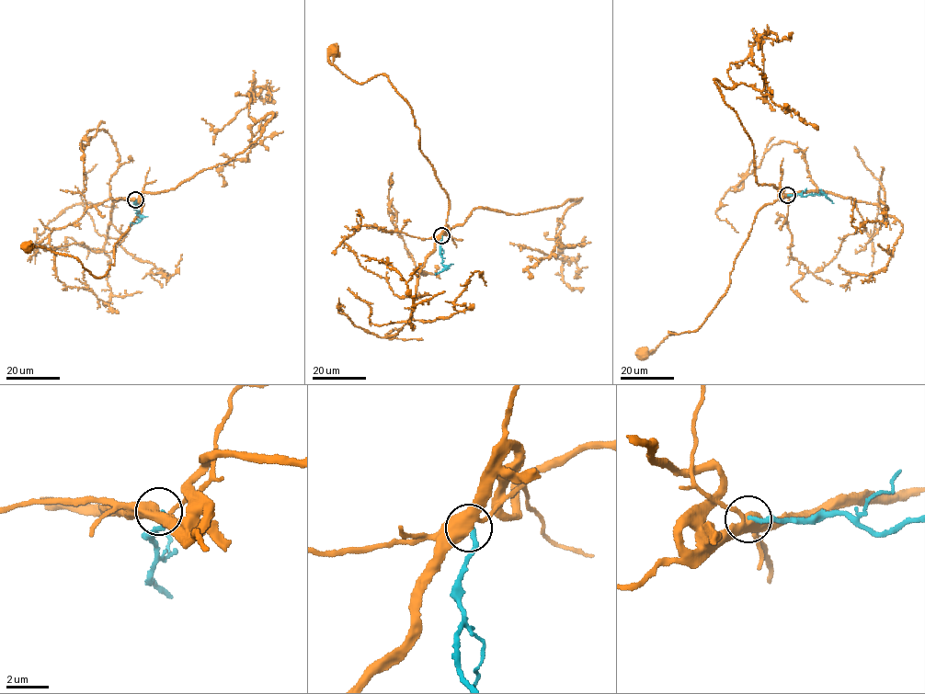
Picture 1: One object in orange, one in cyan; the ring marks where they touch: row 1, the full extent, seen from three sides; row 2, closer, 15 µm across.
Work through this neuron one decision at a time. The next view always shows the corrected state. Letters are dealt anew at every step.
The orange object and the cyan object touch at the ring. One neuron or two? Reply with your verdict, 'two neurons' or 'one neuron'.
two neurons

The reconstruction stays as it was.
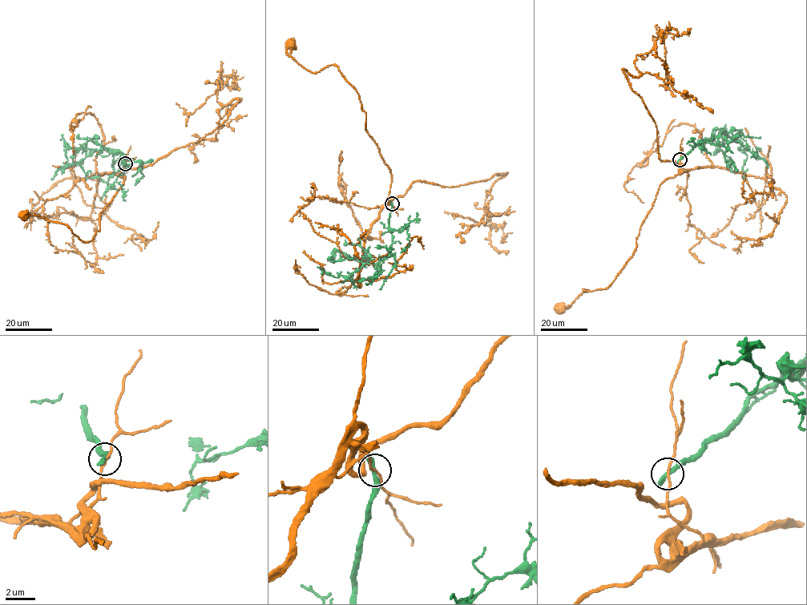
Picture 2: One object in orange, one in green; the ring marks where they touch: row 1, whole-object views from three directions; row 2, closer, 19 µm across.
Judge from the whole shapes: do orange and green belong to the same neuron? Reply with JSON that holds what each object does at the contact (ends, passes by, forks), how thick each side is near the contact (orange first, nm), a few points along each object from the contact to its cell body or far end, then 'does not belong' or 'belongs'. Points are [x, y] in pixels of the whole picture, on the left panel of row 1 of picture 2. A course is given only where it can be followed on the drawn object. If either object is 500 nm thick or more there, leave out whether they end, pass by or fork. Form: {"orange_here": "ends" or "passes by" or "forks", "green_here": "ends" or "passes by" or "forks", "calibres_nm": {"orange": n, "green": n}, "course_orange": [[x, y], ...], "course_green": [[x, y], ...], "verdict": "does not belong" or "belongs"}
{"orange_here": "passes by", "green_here": "ends", "calibres_nm": {"orange": 170, "green": 400}, "course_orange": [[125, 163], [123, 185], [99, 214], [99, 230], [93, 239], [81, 239], [66, 225], [20, 213], [23, 215]], "course_green": [[125, 163], [122, 155], [125, 157], [120, 152], [83, 150], [65, 145], [66, 162], [79, 165], [86, 175]], "verdict": "does not belong"}

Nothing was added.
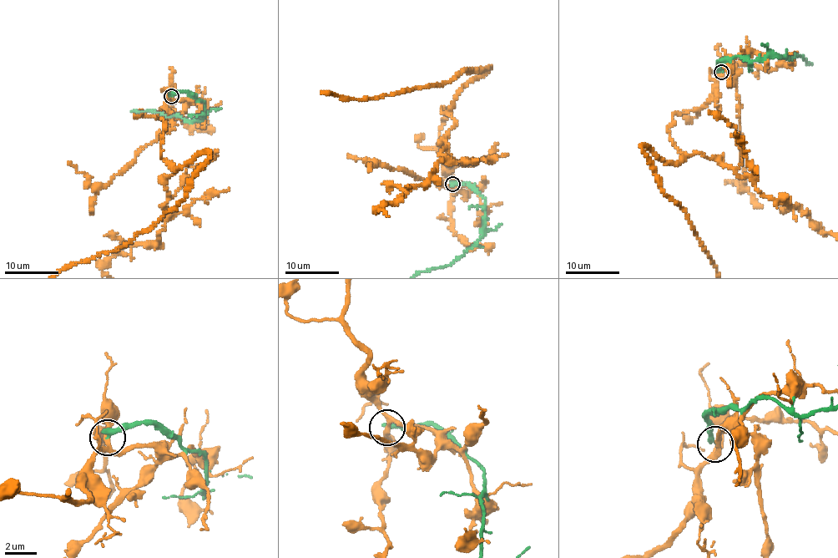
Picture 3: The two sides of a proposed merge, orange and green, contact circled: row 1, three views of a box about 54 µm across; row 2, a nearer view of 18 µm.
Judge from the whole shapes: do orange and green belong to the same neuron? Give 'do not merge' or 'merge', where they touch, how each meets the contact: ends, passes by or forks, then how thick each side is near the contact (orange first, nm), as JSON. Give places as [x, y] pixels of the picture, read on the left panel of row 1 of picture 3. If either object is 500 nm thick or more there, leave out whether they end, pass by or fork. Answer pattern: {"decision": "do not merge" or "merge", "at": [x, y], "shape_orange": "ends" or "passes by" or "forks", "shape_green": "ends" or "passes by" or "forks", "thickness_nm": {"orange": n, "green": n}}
{"decision": "do not merge", "at": [171, 96], "shape_orange": "forks", "shape_green": "ends", "thickness_nm": {"orange": 240, "green": 320}}

